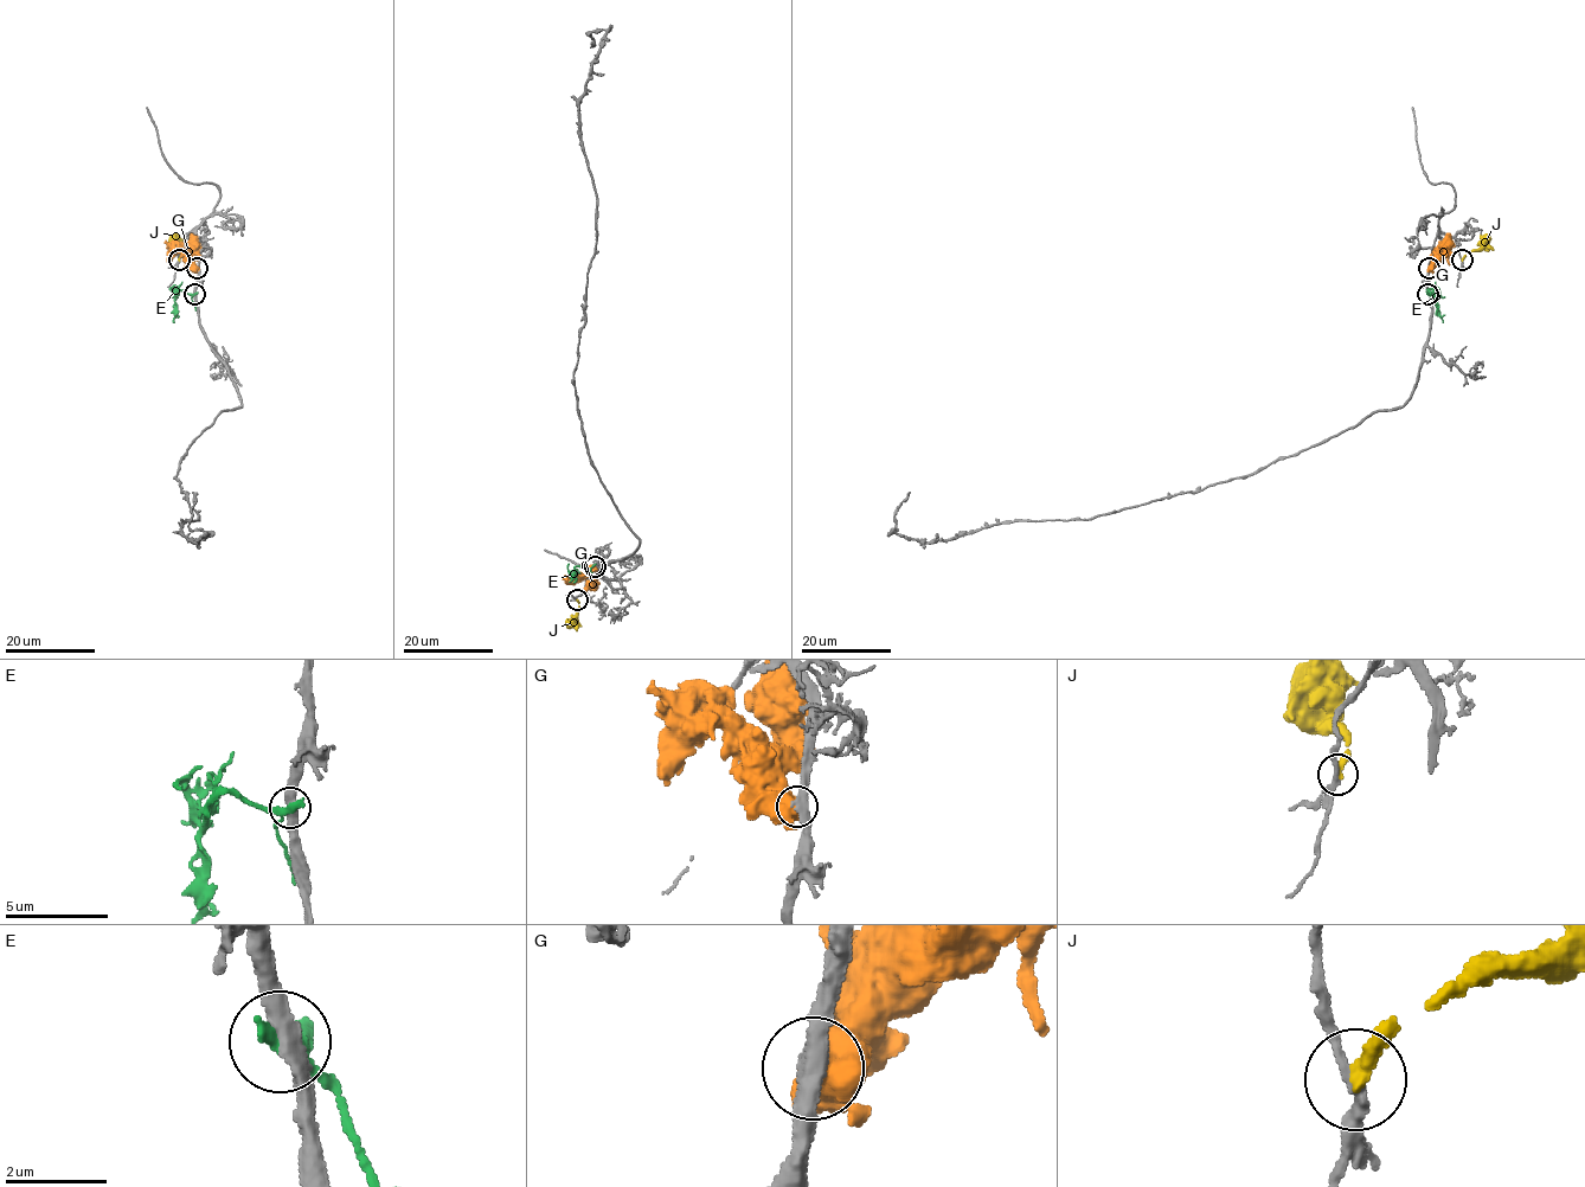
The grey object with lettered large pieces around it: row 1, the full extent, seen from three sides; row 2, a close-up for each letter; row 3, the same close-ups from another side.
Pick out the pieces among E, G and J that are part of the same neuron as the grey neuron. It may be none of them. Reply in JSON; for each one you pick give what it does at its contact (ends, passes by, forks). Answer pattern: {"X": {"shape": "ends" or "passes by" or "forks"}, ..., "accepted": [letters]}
{"accepted": []}

